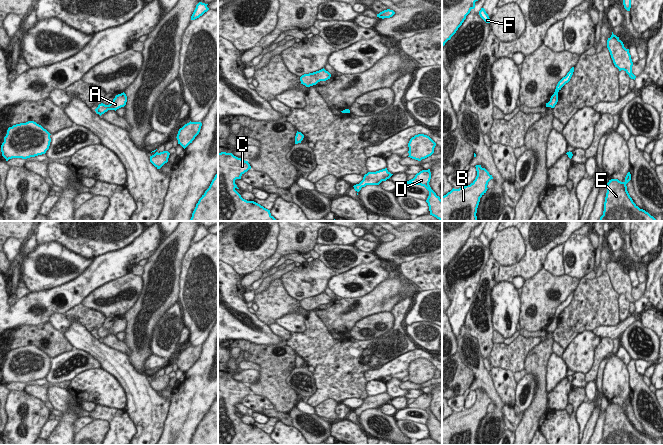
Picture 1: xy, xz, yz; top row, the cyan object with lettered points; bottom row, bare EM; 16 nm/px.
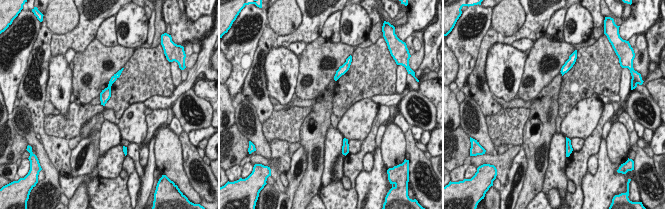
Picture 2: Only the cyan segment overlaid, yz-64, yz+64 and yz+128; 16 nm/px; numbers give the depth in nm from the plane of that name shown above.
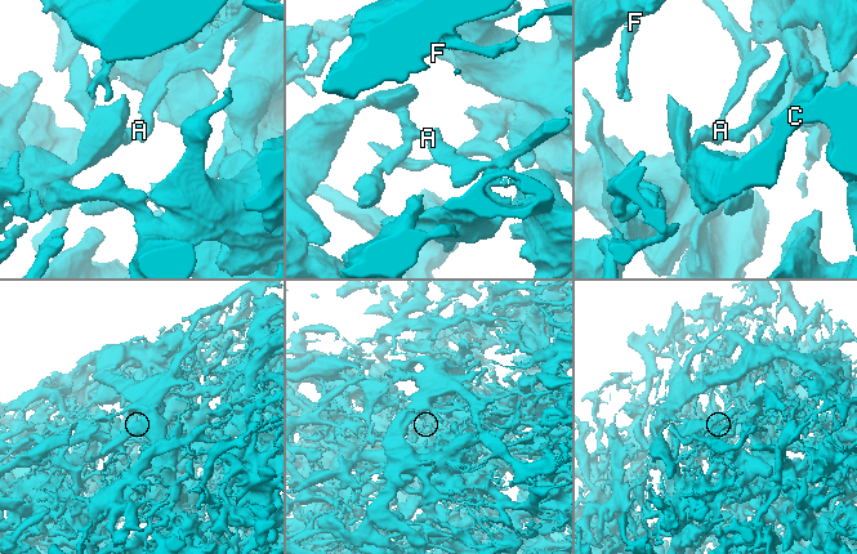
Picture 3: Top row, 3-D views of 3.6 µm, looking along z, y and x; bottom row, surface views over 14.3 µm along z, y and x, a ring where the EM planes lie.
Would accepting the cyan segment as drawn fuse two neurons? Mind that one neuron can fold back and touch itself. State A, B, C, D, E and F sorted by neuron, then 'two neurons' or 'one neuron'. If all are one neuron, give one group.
groups A B C D E / F; two neurons

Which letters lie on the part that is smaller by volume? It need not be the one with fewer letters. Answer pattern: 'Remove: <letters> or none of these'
Remove: F

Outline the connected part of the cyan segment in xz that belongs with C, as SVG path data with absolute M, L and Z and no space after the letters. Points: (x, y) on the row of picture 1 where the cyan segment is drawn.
M218 153L218 221L277 221L254 201L247 201L235 190L236 179L251 169L248 161L232 153Z

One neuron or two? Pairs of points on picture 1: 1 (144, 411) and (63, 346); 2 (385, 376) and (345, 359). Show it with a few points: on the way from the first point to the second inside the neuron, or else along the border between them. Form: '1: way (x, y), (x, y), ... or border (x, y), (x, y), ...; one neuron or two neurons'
1: border (63, 334), (73, 348); two neurons
2: border (391, 359), (378, 368), (367, 369), (365, 381); two neurons

